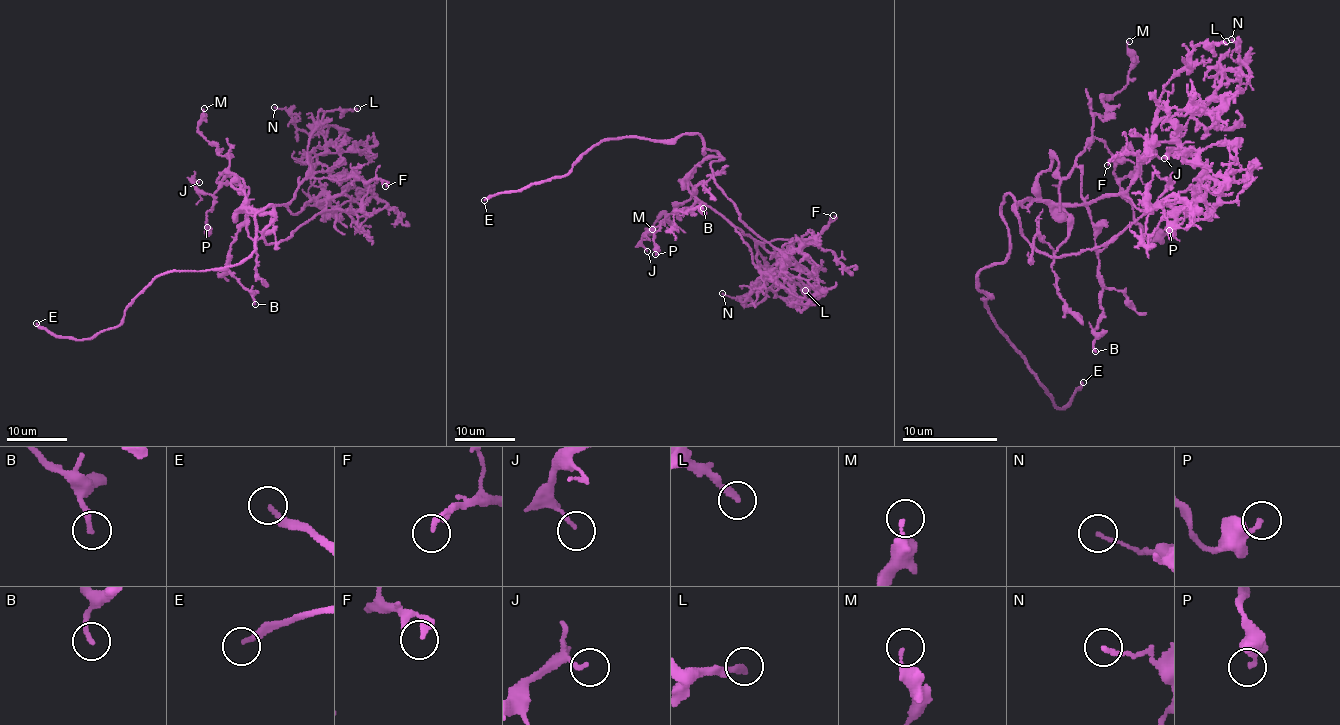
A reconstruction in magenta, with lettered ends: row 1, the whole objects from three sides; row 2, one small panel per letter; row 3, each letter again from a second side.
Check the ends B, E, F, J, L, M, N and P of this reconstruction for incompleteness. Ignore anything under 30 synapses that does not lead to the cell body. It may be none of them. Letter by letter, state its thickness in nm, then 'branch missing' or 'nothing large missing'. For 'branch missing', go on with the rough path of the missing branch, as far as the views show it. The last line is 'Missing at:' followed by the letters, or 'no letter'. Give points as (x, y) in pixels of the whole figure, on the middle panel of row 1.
B: 200 nm thick; nothing large missing
E: 220 nm thick; branch missing
F: 180 nm thick; nothing large missing
J: 160 nm thick; nothing large missing
L: 260 nm thick; nothing large missing
M: 180 nm thick; nothing large missing
N: 150 nm thick; nothing large missing
P: 200 nm thick; nothing large missing
Missing at: E

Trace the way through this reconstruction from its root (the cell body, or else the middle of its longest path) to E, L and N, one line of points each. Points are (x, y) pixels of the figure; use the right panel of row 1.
E: (1002, 206), (1009, 253), (976, 275), (976, 287), (988, 296), (983, 306), (1057, 408), (1062, 408), (1083, 382)
L: (1002, 206), (1007, 194), (1014, 206), (1088, 203), (1121, 194), (1152, 137), (1162, 89), (1198, 44), (1226, 41)
N: (1002, 206), (1007, 194), (1014, 206), (1121, 194), (1164, 118), (1205, 103), (1224, 77), (1248, 80), (1231, 39)

